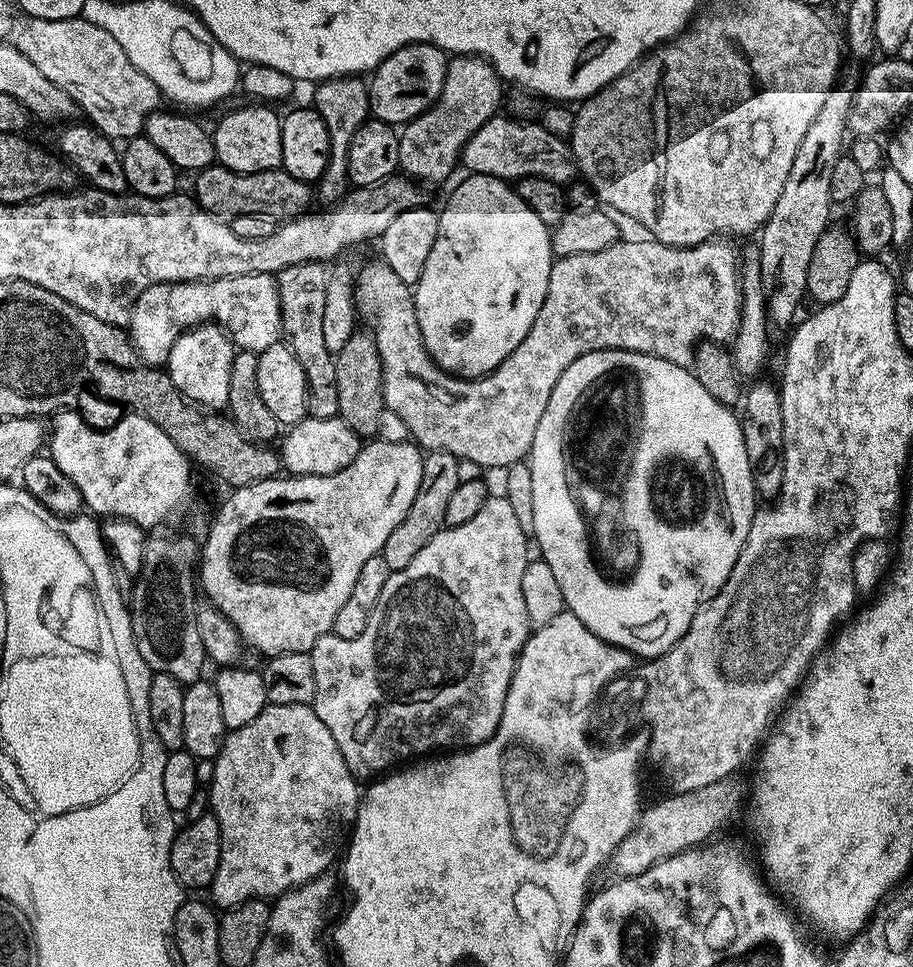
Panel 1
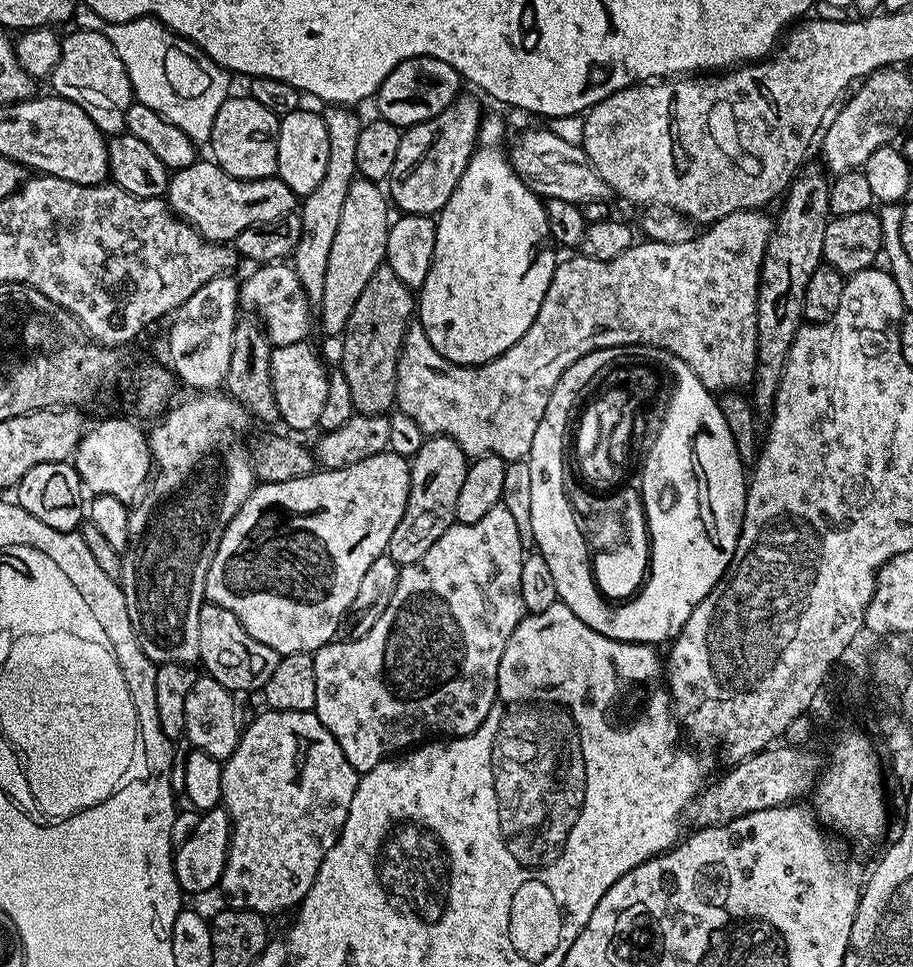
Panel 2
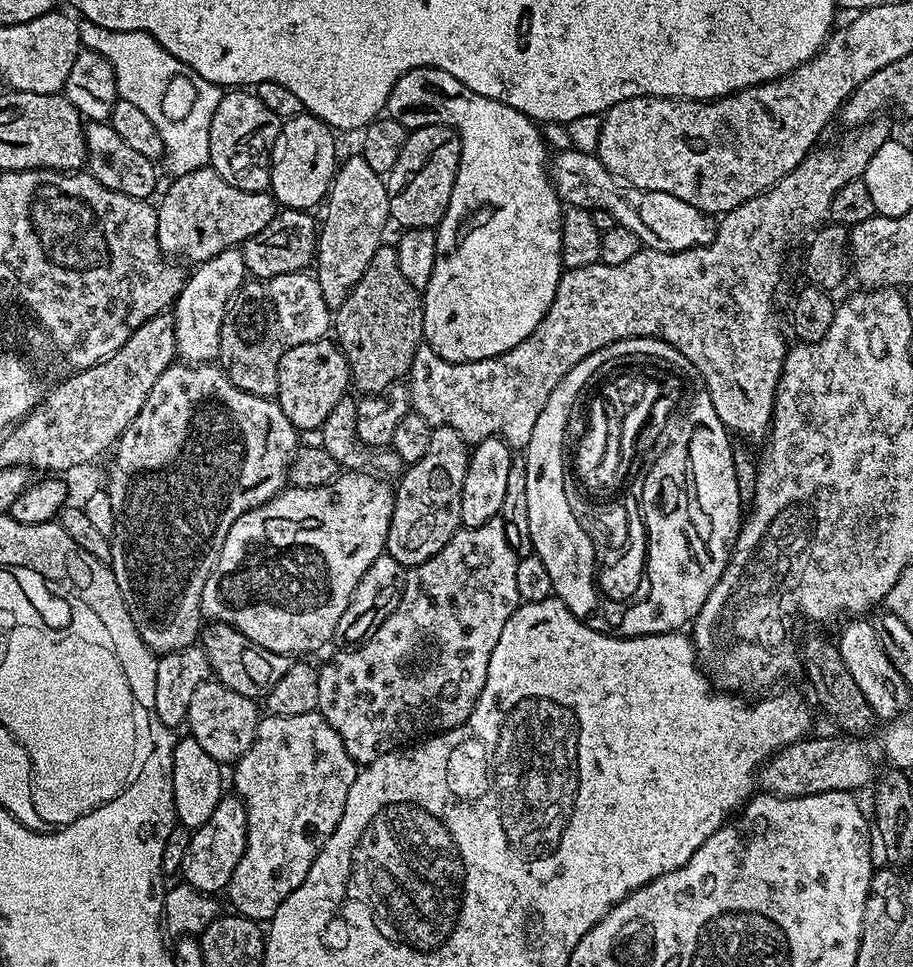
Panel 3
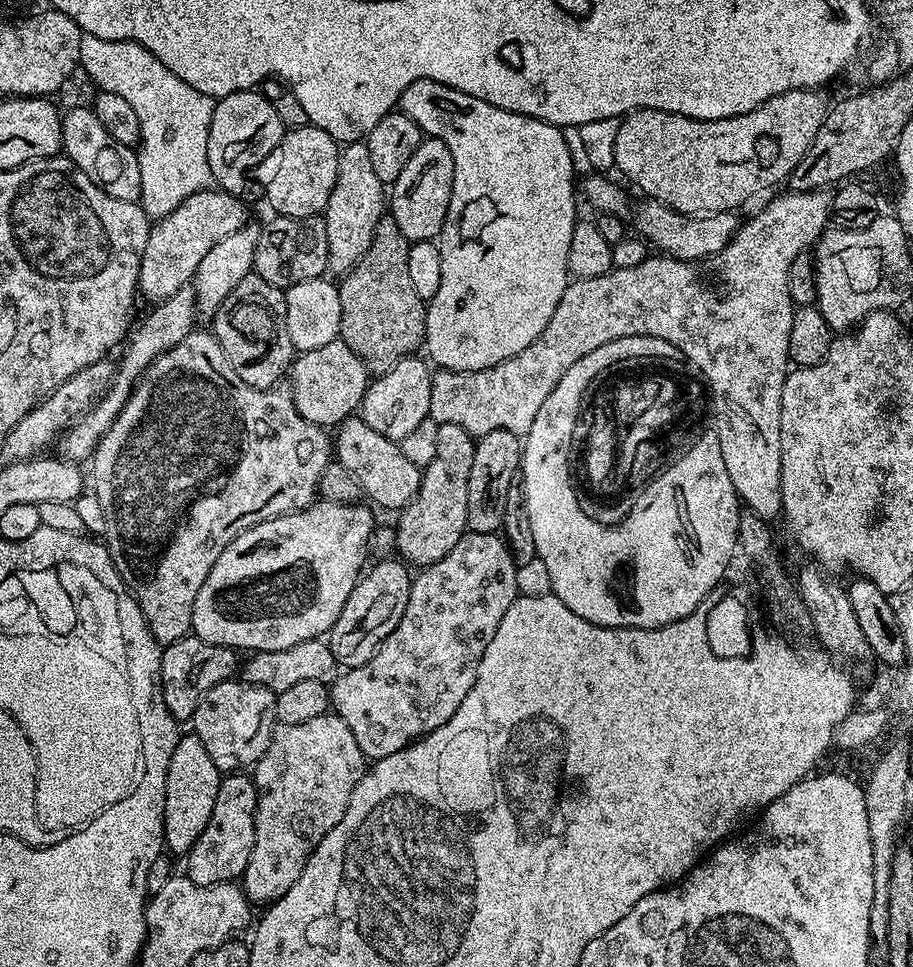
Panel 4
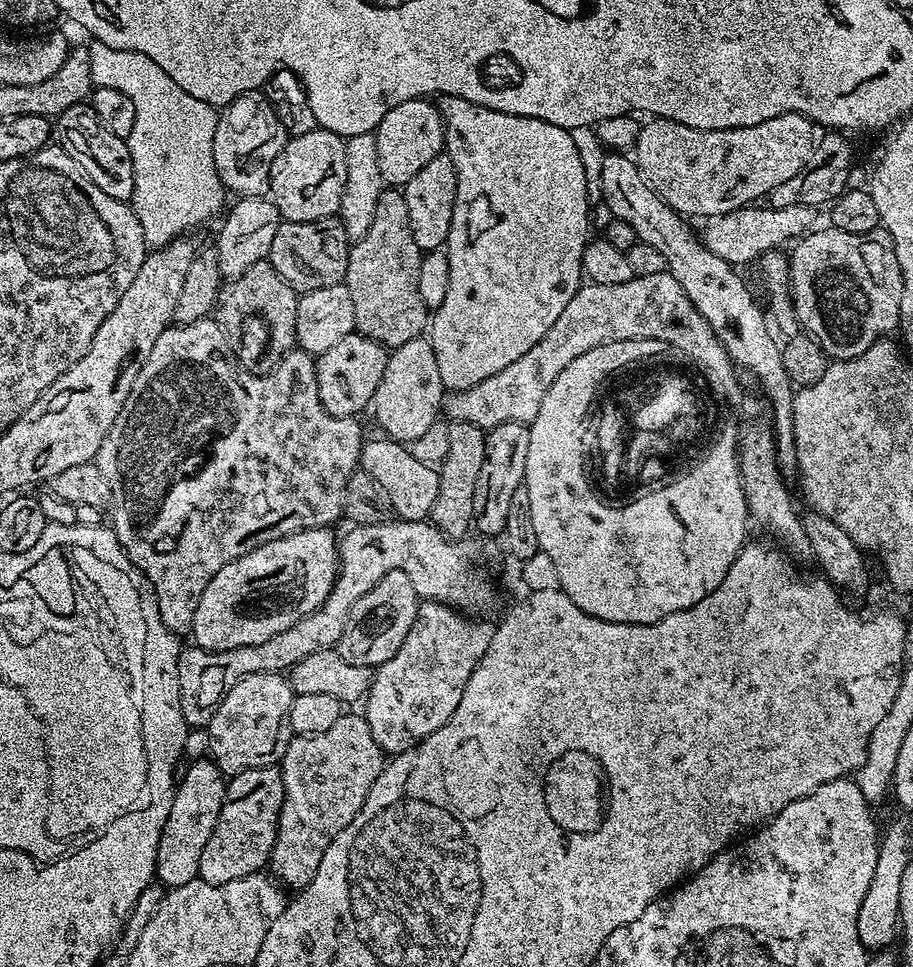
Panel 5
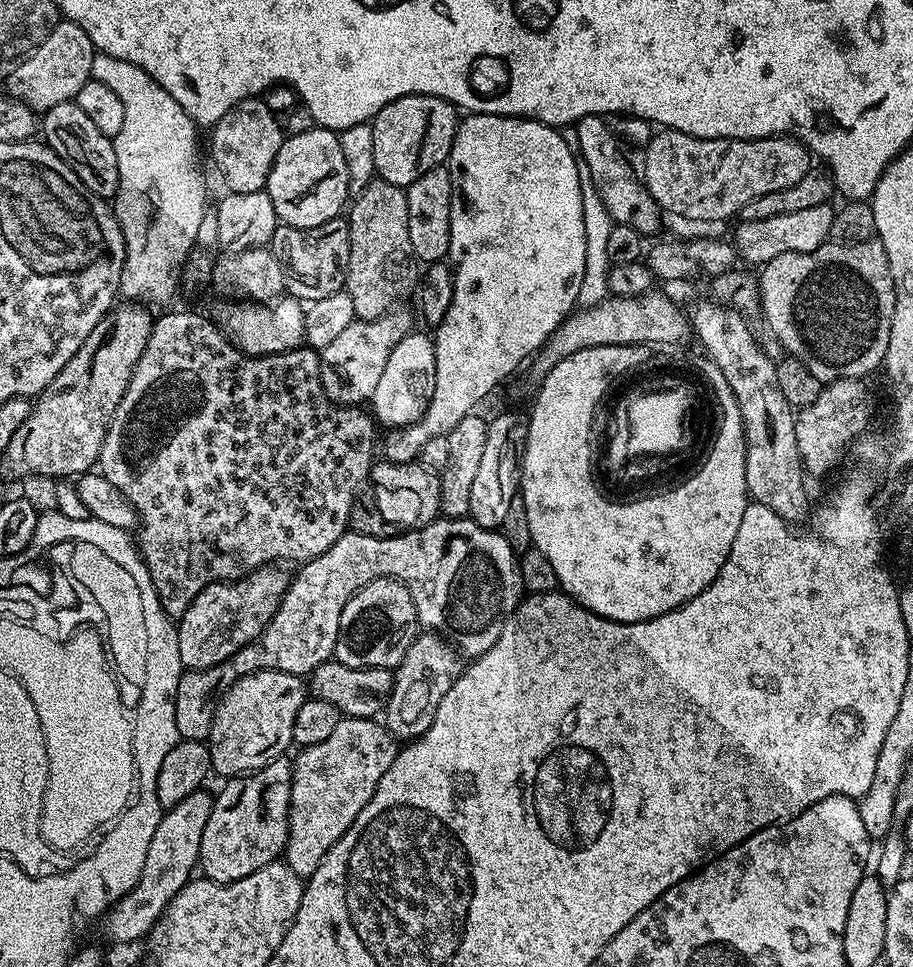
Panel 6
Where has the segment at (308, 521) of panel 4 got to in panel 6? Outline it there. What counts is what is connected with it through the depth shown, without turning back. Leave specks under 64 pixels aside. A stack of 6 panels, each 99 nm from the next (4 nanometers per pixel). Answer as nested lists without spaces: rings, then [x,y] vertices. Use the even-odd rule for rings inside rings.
[[[265,566],[254,569],[250,575],[239,580],[229,580],[218,584],[207,584],[190,602],[184,616],[179,617],[176,633],[178,634],[178,654],[185,669],[209,668],[230,659],[244,644],[249,644],[262,634],[272,615],[278,610],[280,599],[290,583],[289,573],[284,573],[280,566]]]

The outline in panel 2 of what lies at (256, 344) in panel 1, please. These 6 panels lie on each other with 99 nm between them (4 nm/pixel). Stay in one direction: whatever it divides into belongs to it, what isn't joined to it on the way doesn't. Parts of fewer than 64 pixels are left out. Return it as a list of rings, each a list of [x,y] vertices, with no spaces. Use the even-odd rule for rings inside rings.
[[[291,263],[261,264],[251,270],[253,272],[244,281],[239,281],[239,303],[255,313],[273,345],[290,346],[307,341],[308,327],[314,324],[314,308]]]

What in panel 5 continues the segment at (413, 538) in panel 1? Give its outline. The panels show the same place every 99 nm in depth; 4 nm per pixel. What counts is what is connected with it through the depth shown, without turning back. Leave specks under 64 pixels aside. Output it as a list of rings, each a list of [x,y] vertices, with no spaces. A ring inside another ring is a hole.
[[[452,422],[448,424],[448,429],[449,446],[446,458],[438,469],[438,496],[434,498],[430,520],[443,536],[449,540],[458,540],[467,537],[473,527],[474,485],[478,482],[479,471],[482,470],[482,458],[486,456],[486,432],[470,422]]]

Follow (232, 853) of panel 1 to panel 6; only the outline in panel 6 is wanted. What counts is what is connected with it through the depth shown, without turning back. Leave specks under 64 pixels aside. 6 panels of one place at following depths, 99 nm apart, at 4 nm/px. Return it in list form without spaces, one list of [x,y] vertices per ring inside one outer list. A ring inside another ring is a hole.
[[[353,716],[342,718],[337,728],[324,741],[309,748],[301,747],[292,765],[292,789],[290,790],[290,810],[288,811],[288,841],[282,853],[284,863],[301,878],[307,878],[318,870],[322,858],[336,845],[338,838],[350,830],[354,818],[362,814],[366,802],[374,798],[382,774],[390,770],[398,751],[398,741],[379,719],[363,720]]]

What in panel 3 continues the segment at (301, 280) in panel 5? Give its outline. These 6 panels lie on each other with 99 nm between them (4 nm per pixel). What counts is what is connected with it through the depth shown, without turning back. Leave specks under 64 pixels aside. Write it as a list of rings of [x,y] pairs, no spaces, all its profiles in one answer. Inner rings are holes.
[[[298,208],[277,211],[270,226],[266,226],[266,230],[258,230],[258,234],[245,240],[242,251],[247,275],[261,282],[267,282],[278,278],[278,274],[305,271],[316,258],[318,220],[312,215],[311,211]]]

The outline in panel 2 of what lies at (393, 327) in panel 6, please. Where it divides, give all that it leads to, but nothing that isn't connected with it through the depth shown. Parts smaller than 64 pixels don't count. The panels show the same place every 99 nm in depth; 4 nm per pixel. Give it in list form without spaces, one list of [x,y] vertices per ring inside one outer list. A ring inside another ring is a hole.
[[[301,342],[291,344],[290,346],[275,346],[272,350],[270,358],[270,378],[274,386],[274,402],[280,411],[280,420],[293,433],[308,432],[314,429],[320,423],[320,415],[322,414],[322,405],[326,402],[326,390],[328,389],[328,373],[329,369],[324,368],[324,364],[320,361],[320,356],[311,348],[311,343]]]

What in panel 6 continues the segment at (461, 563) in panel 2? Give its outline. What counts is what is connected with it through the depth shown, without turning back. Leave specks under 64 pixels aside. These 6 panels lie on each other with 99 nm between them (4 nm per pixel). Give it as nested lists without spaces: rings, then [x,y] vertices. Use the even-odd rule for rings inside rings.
[[[428,630],[417,635],[406,650],[406,658],[394,670],[392,693],[388,707],[382,713],[383,723],[389,732],[400,742],[411,742],[417,736],[430,730],[442,698],[450,691],[450,686],[460,677],[462,671],[461,653],[457,652],[442,636]],[[425,635],[425,636],[424,636]]]

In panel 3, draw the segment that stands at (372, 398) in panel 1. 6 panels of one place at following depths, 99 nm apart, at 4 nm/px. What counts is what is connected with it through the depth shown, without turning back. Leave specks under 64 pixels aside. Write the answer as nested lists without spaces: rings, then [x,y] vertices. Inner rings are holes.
[[[382,246],[376,251],[366,274],[358,278],[346,302],[335,309],[334,339],[350,366],[351,387],[360,394],[384,392],[407,377],[414,354],[424,343],[424,297],[402,275],[395,247]]]

